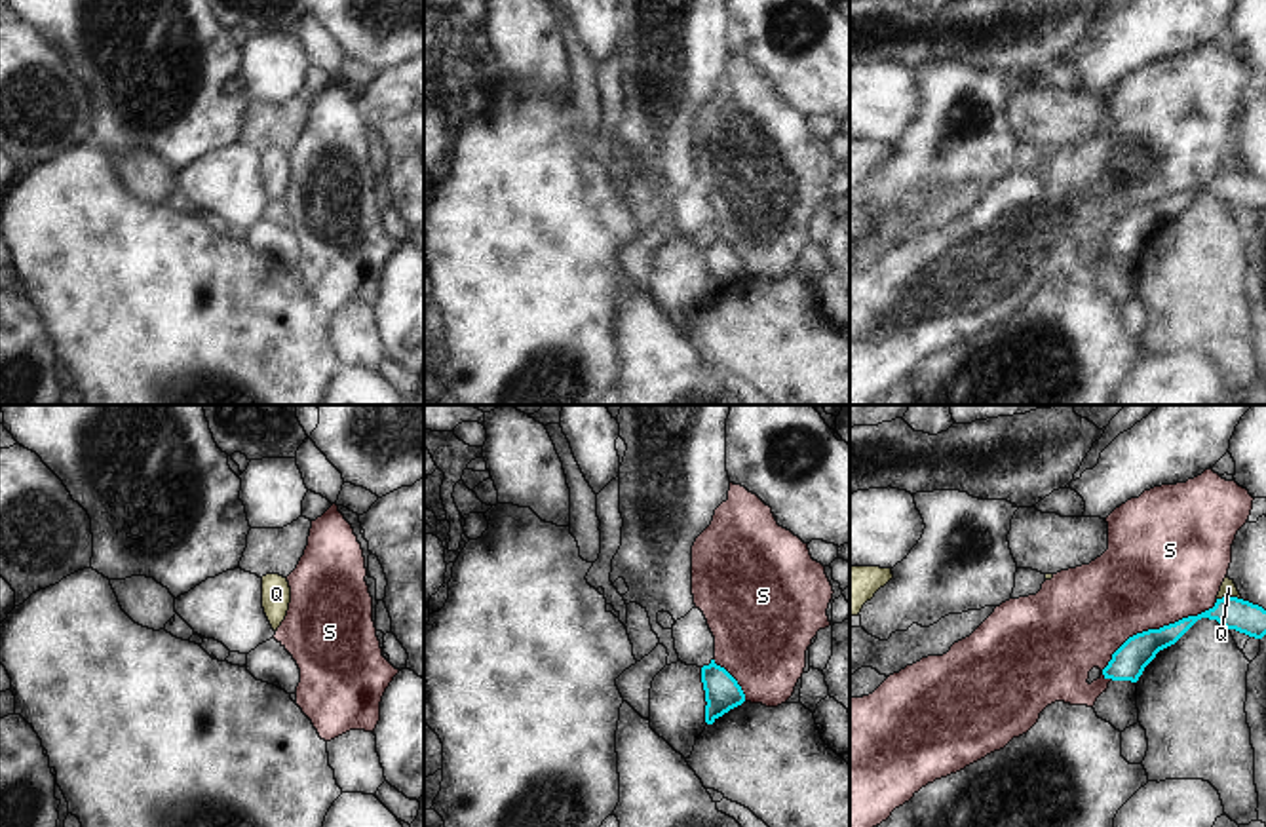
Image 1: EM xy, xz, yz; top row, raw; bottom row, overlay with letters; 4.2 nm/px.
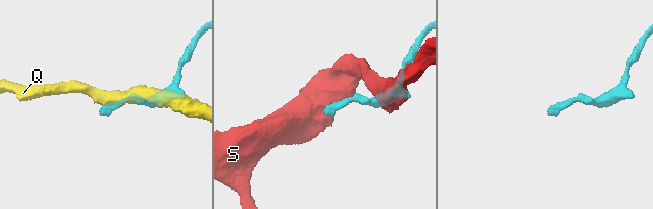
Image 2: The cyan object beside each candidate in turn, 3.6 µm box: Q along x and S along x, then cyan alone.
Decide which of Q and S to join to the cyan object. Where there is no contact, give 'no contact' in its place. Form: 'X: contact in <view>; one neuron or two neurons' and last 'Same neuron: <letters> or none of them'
Q: contact in yz; two neurons
S: contact in yz; two neurons
Same neuron: none of them

